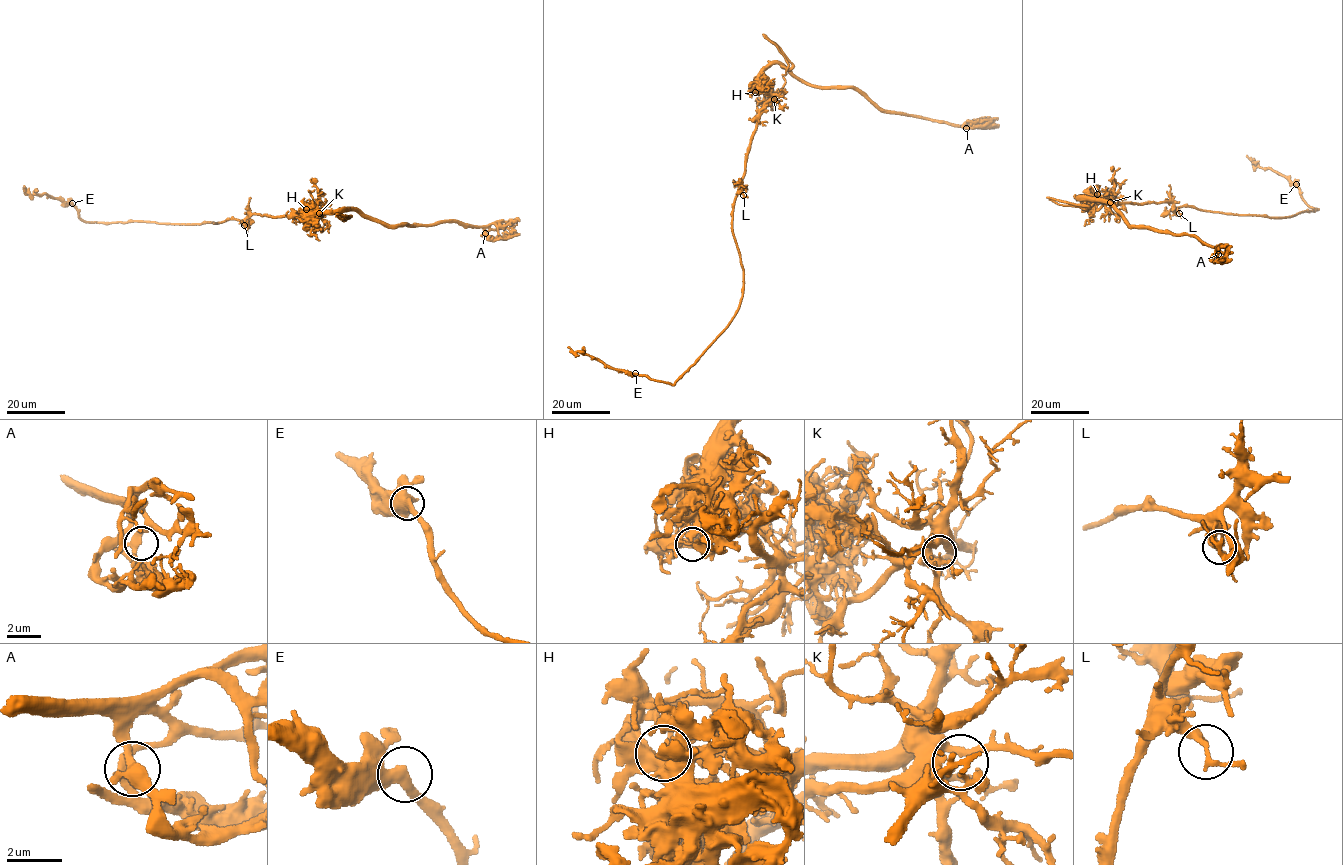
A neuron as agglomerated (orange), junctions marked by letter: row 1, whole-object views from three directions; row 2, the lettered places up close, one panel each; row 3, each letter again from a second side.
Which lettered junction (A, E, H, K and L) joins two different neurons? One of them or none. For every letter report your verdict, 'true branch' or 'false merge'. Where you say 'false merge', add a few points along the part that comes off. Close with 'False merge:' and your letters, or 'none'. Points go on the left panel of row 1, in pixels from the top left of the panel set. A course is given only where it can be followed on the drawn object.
A: true branch
E: true branch
H: false merge; foreign part runs (305, 209), (216, 224), (83, 221), (71, 204), (31, 195), (24, 186)
K: true branch
L: true branch
False merge: H

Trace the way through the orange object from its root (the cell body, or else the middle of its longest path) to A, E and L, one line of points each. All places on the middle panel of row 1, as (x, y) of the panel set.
A: (745, 164), (758, 116), (785, 82), (783, 67), (817, 87), (857, 88), (884, 110), (966, 128)
E: (745, 164), (731, 221), (743, 270), (738, 309), (673, 385), (635, 373)
L: (745, 164), (739, 190), (743, 195)

